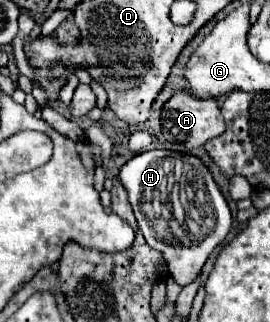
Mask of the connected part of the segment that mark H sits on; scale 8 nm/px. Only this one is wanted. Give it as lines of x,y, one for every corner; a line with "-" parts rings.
151,149
127,161
121,167
119,181
129,191
129,201
147,245
163,253
169,275
181,287
191,283
213,249
227,237
233,221
231,209
207,165
189,153

